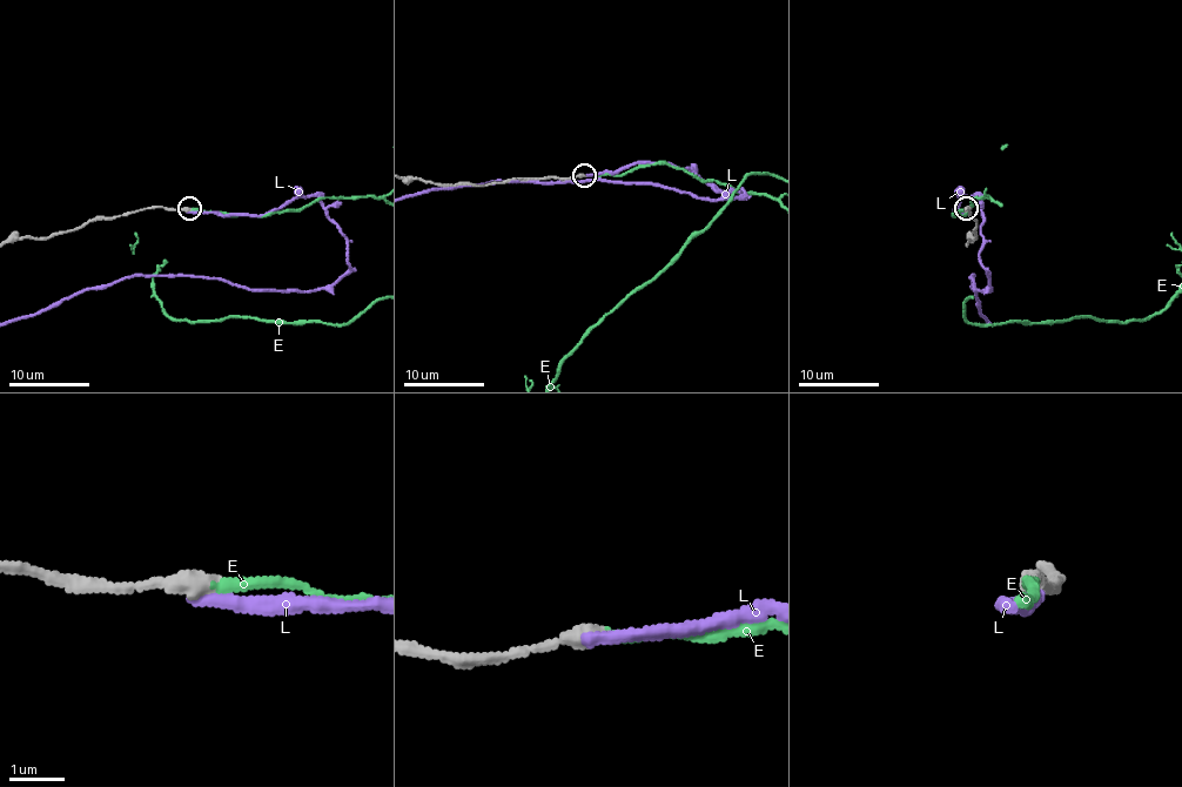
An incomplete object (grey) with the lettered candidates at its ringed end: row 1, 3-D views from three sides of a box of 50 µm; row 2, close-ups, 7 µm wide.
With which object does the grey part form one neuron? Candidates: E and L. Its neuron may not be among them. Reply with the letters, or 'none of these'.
E

